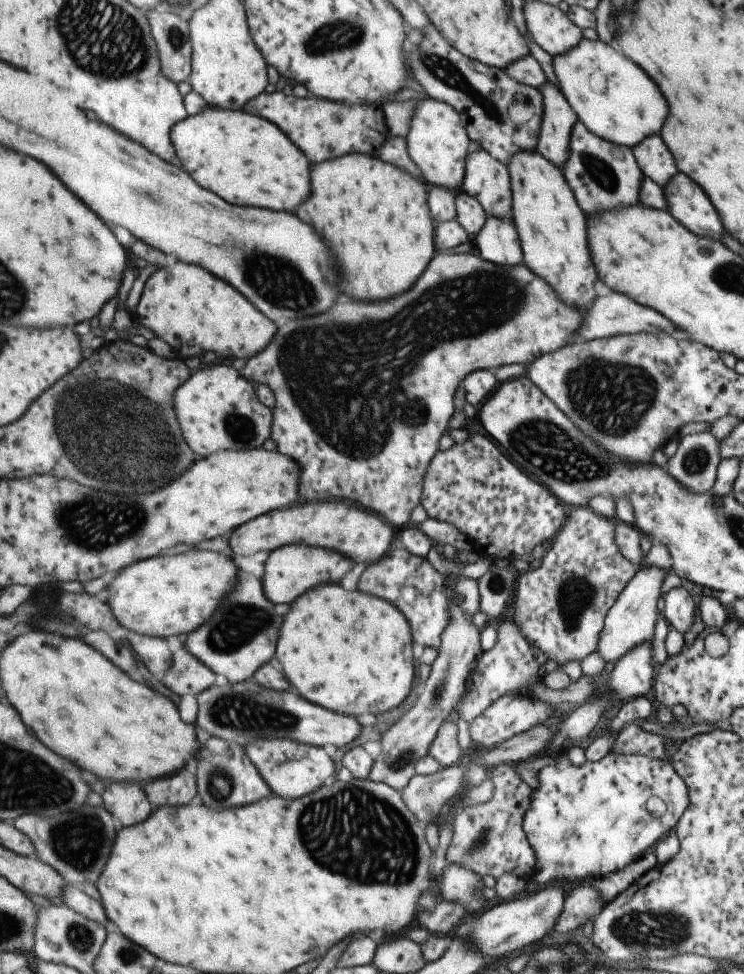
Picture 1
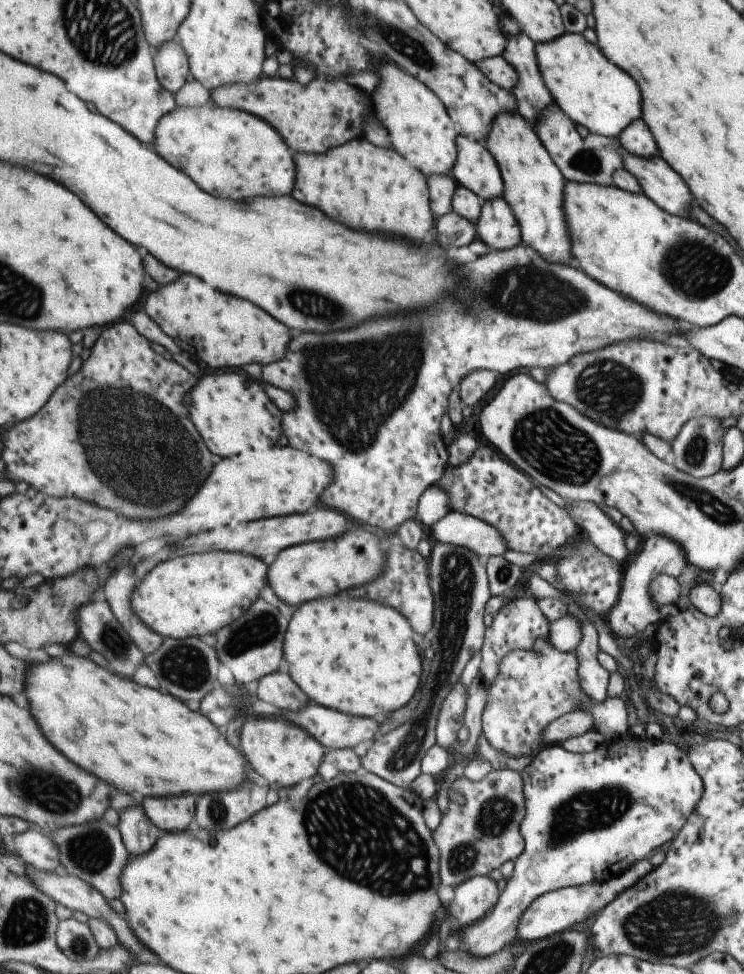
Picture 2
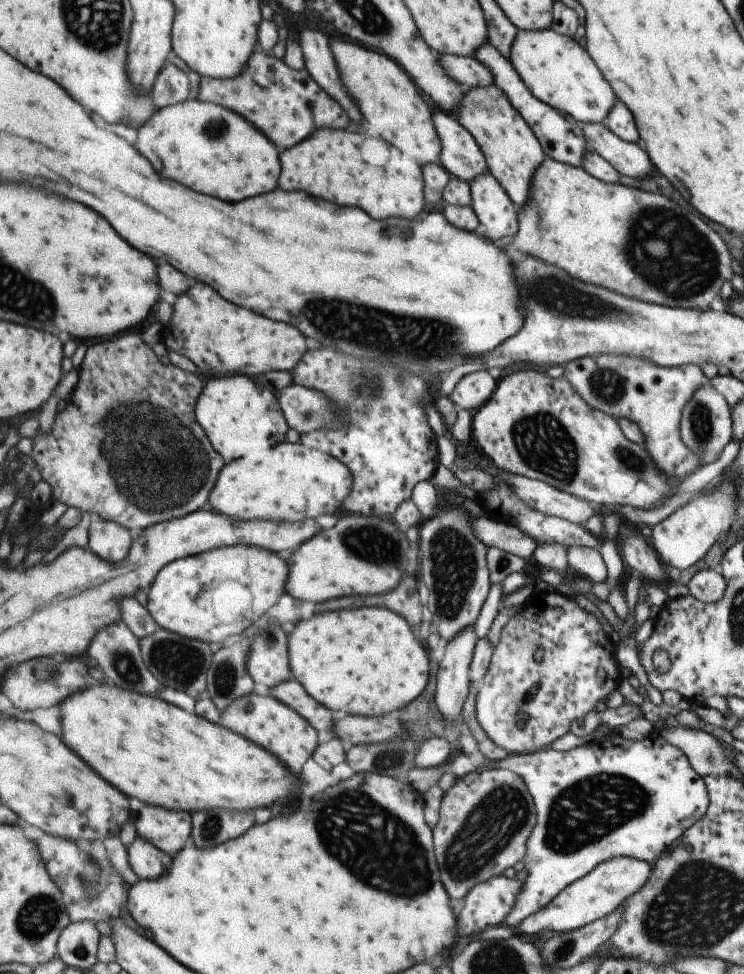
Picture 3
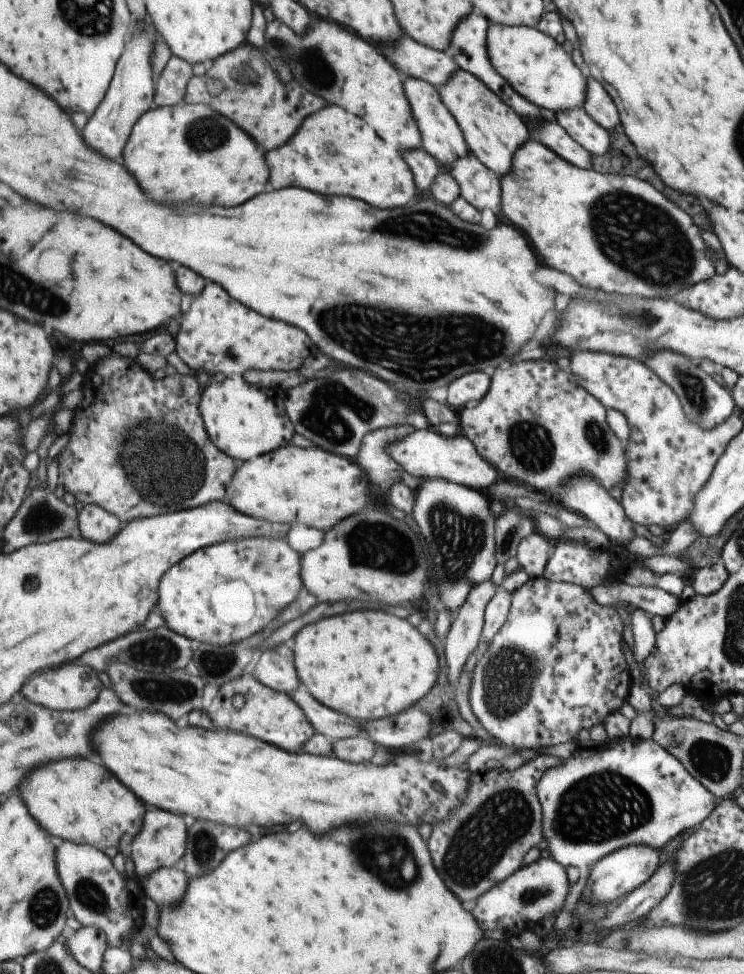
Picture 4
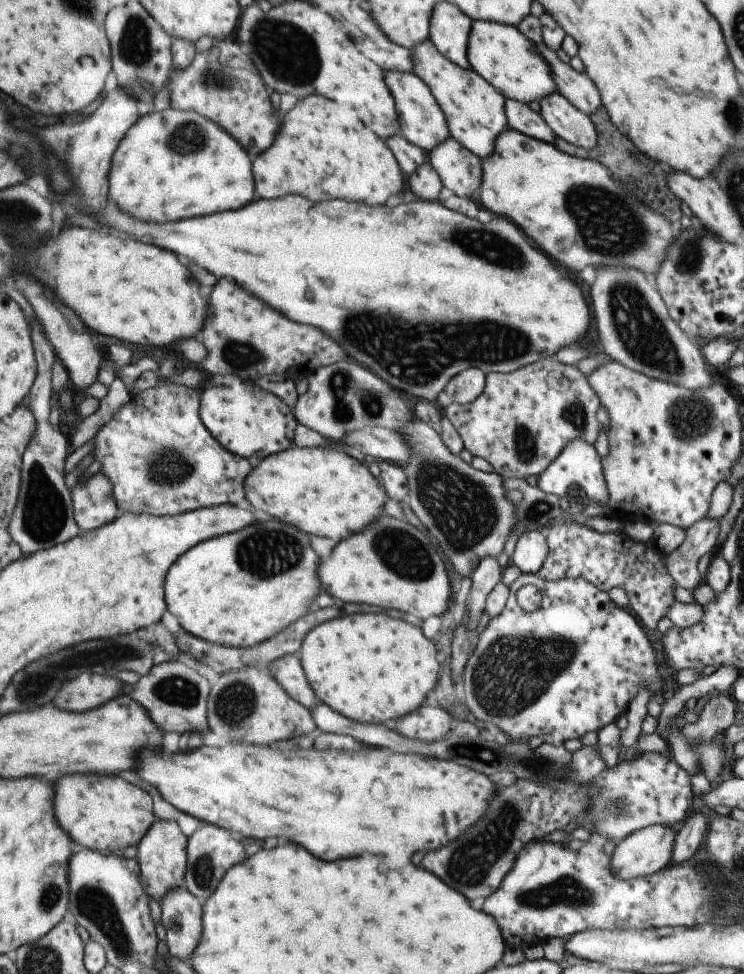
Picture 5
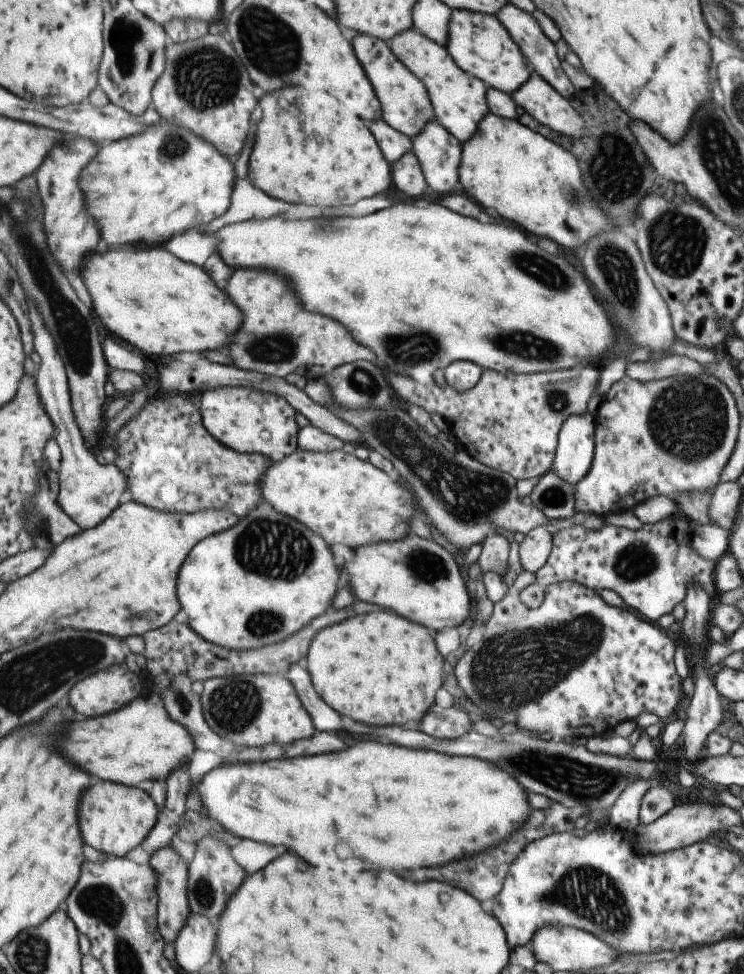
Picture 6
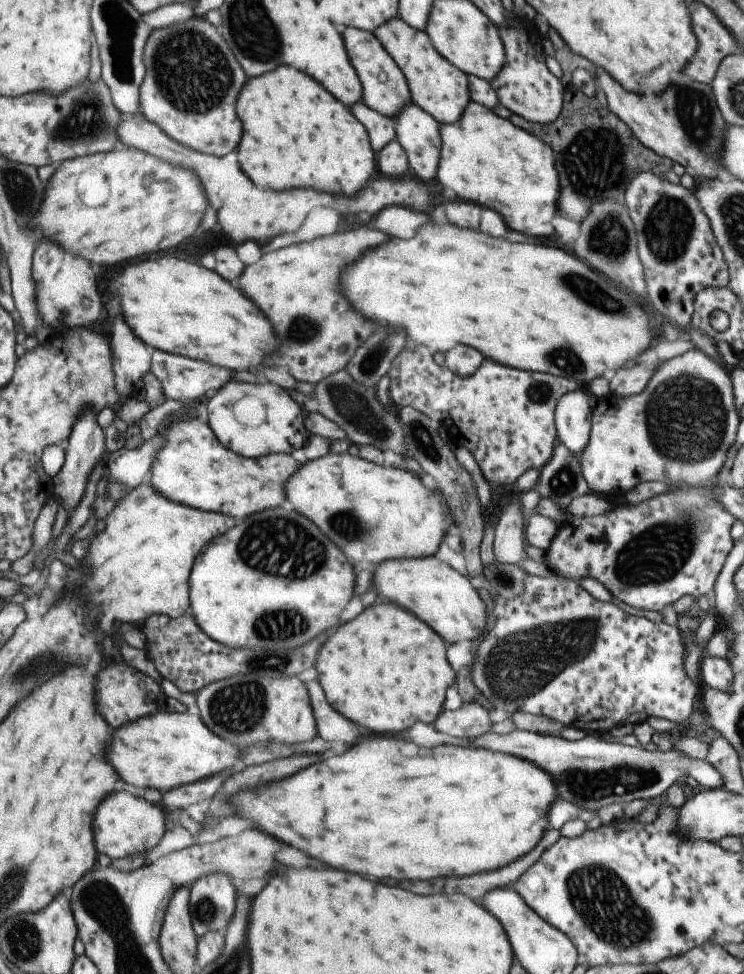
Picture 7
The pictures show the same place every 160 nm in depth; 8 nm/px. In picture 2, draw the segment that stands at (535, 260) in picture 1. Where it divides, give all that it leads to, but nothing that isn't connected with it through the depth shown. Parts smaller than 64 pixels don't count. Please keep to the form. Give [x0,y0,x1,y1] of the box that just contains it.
[482,109,569,262]

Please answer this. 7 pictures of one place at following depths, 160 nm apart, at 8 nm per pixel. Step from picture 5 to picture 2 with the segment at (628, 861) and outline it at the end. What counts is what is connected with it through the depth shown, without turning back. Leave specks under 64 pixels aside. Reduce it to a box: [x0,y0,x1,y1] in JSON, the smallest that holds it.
[516,858,653,940]

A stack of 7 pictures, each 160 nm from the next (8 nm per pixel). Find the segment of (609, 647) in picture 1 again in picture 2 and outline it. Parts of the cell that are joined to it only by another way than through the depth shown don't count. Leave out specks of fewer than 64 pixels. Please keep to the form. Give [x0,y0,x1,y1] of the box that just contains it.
[606,534,686,638]

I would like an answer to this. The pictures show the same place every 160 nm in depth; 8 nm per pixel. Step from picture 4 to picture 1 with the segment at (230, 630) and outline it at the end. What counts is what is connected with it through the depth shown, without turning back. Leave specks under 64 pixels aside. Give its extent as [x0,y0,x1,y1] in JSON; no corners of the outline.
[103,552,237,637]

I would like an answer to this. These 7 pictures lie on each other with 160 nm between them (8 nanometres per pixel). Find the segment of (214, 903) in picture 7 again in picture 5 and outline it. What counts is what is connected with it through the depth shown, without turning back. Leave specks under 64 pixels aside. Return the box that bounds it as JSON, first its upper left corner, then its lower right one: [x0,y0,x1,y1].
[184,824,245,905]

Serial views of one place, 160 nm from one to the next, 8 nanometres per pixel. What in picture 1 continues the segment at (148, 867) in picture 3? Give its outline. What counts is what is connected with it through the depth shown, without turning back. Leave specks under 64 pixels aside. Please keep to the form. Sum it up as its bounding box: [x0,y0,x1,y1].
[103,784,151,828]

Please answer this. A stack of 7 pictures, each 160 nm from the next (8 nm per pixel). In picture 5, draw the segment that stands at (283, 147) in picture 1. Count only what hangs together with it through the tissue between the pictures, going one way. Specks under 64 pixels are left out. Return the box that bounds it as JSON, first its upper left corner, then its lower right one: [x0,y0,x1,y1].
[111,107,253,222]

